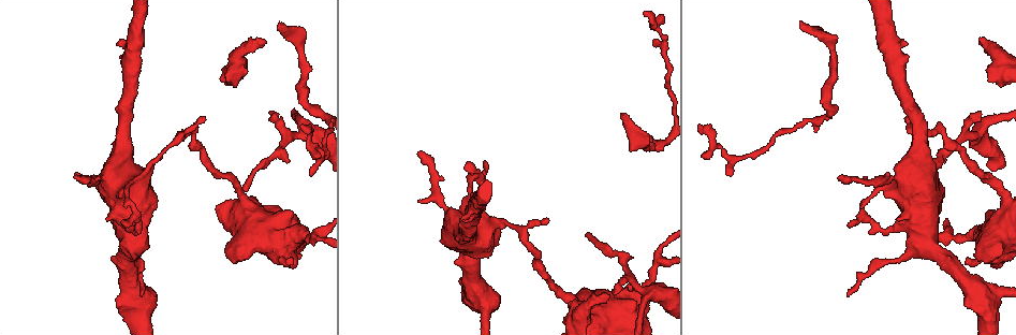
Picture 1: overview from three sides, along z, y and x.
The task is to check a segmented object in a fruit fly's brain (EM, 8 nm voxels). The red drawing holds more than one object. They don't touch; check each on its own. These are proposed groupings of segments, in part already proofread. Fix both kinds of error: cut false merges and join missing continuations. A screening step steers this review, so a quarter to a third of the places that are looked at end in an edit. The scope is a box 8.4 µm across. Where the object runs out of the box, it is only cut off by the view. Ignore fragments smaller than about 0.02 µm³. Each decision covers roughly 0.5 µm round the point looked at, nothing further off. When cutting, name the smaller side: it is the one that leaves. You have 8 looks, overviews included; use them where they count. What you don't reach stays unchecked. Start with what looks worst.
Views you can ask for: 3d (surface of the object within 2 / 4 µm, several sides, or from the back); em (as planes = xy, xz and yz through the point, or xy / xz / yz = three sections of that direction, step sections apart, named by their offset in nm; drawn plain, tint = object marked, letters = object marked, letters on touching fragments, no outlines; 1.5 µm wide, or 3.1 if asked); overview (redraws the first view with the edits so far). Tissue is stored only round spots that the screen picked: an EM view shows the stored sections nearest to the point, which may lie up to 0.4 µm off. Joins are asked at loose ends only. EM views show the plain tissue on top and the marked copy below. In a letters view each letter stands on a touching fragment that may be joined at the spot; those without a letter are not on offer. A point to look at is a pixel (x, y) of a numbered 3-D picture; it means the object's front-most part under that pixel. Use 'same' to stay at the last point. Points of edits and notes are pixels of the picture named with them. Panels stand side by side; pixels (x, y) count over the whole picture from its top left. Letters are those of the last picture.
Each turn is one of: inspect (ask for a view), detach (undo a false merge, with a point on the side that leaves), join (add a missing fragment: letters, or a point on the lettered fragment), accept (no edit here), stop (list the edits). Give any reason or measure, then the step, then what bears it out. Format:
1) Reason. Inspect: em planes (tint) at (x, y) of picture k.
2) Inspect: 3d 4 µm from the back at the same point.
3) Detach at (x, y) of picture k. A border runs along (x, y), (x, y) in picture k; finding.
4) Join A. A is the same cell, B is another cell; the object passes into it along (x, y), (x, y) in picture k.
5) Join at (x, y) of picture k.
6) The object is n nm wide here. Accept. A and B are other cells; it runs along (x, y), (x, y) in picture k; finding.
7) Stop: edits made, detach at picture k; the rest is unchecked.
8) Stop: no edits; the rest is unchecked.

An open end. Inspect: 3d 4 µm at (609, 296) of picture 1.

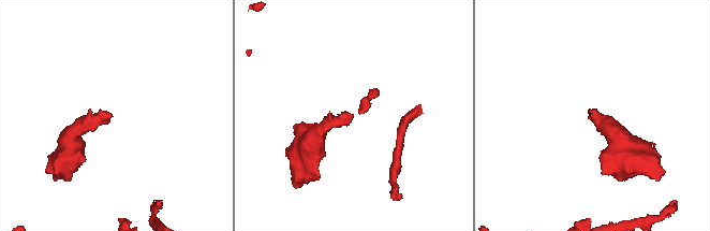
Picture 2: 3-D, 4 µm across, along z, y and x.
Need the tissue. Inspect: em xz step 8 (tint) at (351, 114) of picture 2.

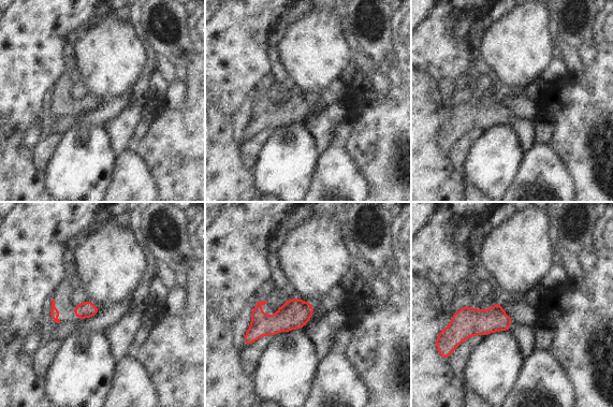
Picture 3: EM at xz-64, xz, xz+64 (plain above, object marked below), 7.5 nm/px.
Inspect: em planes (letters) at the same point.

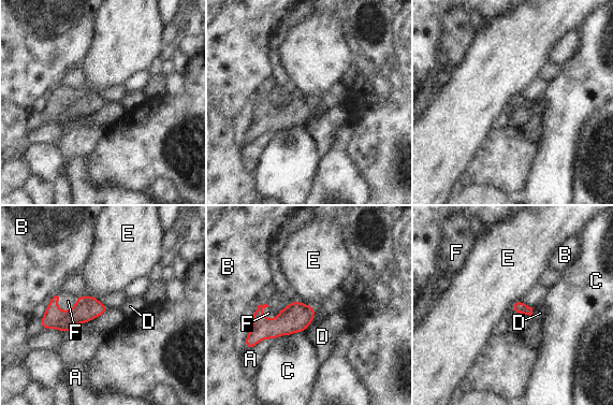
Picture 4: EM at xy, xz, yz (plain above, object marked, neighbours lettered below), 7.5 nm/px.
Join F. F is the same cell, A, B, C, D and E are other cells; the object passes into it along (87, 308), (59, 308), (68, 301) in picture 4; it goes on there.

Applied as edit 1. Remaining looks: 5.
Branch stops here. Inspect: 3d 4 µm at (279, 23) of picture 1.

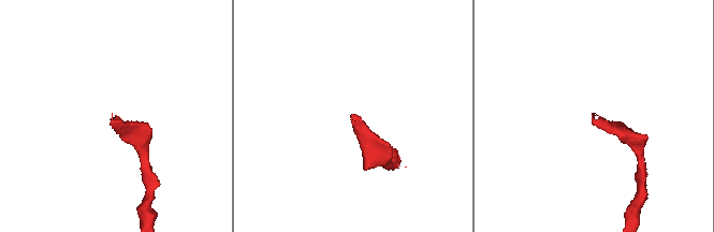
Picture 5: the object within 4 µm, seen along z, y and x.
Shape alone is not enough. Inspect: em yz step 4 (tint) at (115, 117) of picture 5.

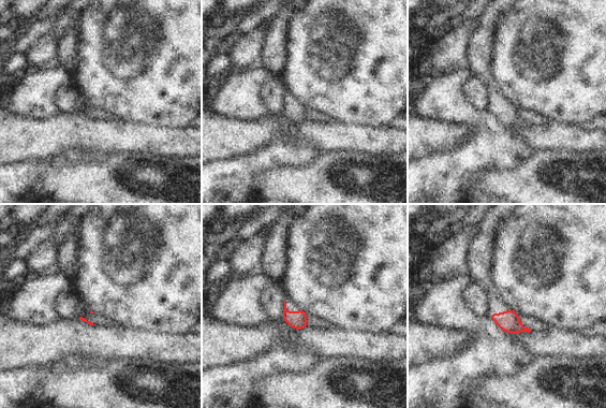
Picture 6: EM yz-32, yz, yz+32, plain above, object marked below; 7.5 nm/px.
Another direction. Inspect: em planes (letters) at the same point.

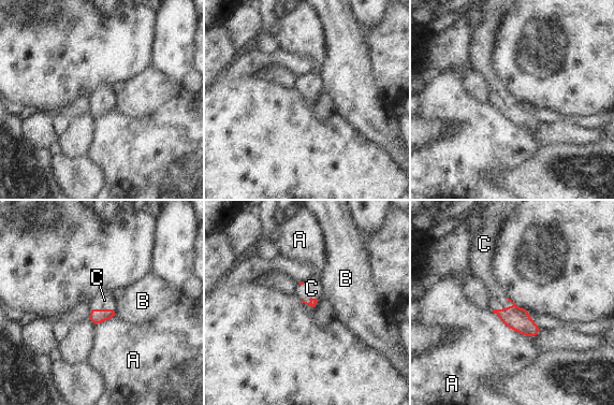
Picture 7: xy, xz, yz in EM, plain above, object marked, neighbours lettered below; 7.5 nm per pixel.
Join C. C is the same cell, A and B are other cells; the object passes into it along (517, 319), (502, 309), (498, 300) in picture 7; the cell continues.

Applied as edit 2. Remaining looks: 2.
Inspect: em planes (letters) at (589, 235) of picture 1.

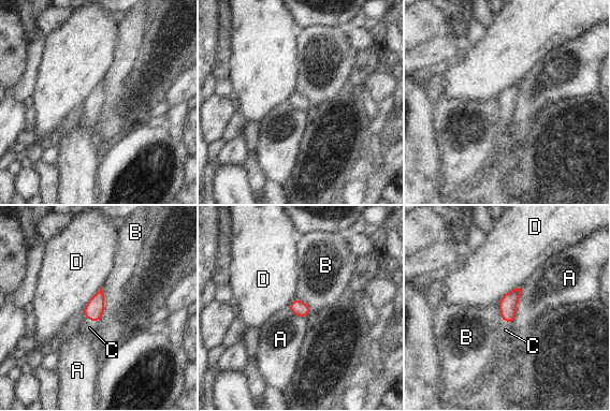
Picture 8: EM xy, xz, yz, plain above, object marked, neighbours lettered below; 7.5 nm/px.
The longest contact is with A, 280 nm. Join C. C is the same cell, A, B and D are other cells; the object passes into it along (93, 309), (92, 320), (89, 327) in picture 8; the cell continues.

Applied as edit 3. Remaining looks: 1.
Stop: edits made, join at picture 4, join at picture 7, join at picture 8; the rest is unchecked.

